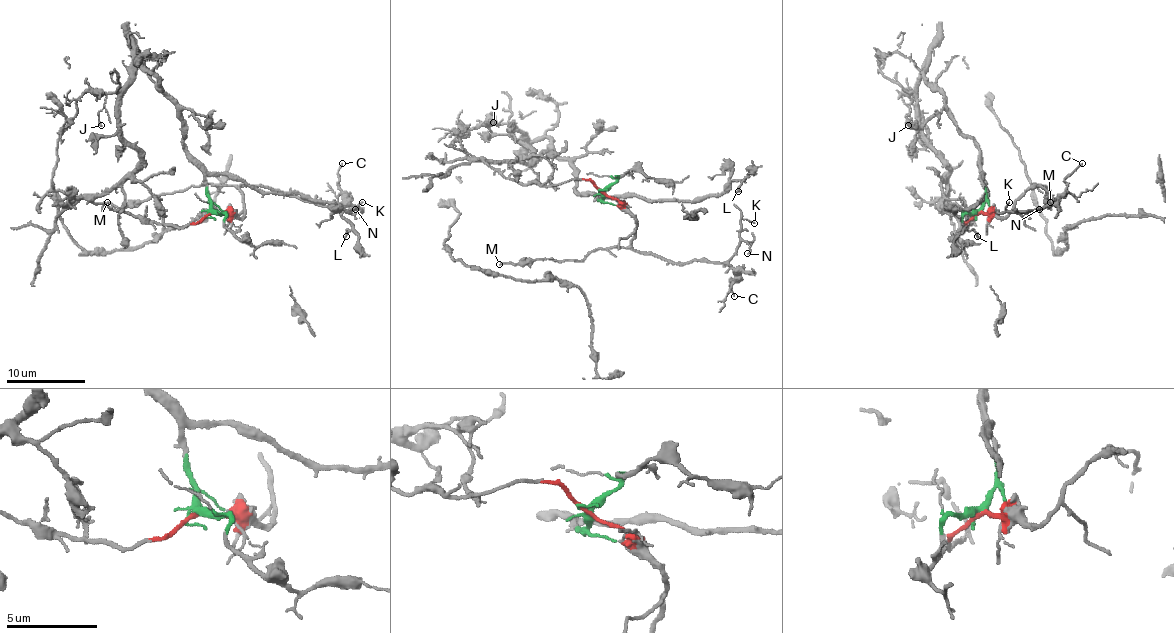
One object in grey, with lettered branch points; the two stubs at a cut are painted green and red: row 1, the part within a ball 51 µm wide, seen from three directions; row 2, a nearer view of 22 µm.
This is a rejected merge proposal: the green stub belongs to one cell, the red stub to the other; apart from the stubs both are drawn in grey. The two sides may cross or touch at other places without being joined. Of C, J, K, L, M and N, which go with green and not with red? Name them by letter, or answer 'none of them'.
J, L

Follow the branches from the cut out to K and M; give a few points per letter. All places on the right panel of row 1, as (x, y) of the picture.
K: (977, 213), (1003, 217), (1035, 185), (1049, 193), (1049, 205), (1029, 211), (1007, 211), (1009, 201)
M: (977, 213), (997, 213), (1001, 217), (1035, 183), (1047, 189), (1045, 201), (1049, 207), (1051, 201)

